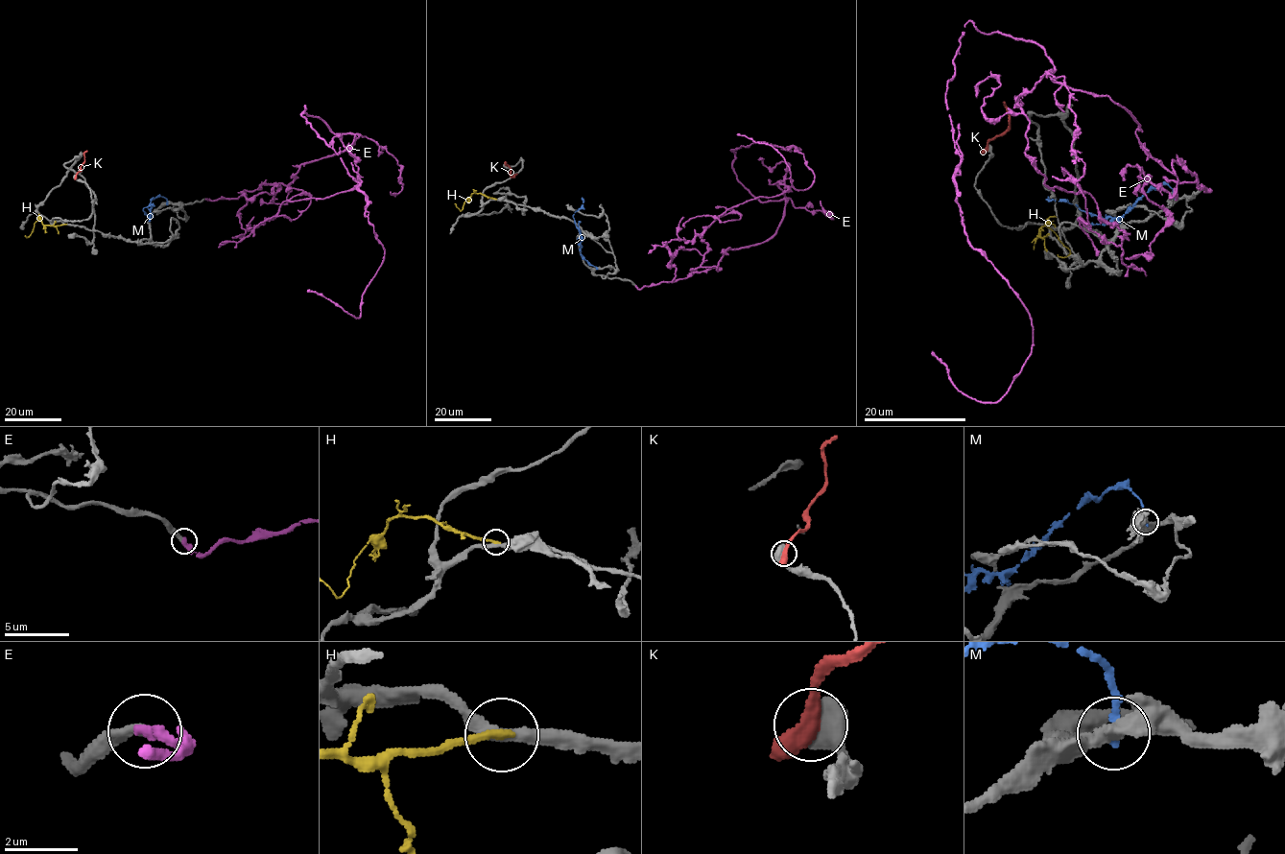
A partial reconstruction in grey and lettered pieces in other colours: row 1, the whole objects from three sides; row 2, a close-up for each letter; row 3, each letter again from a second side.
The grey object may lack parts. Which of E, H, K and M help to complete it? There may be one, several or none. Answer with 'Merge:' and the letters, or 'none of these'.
Merge: E

